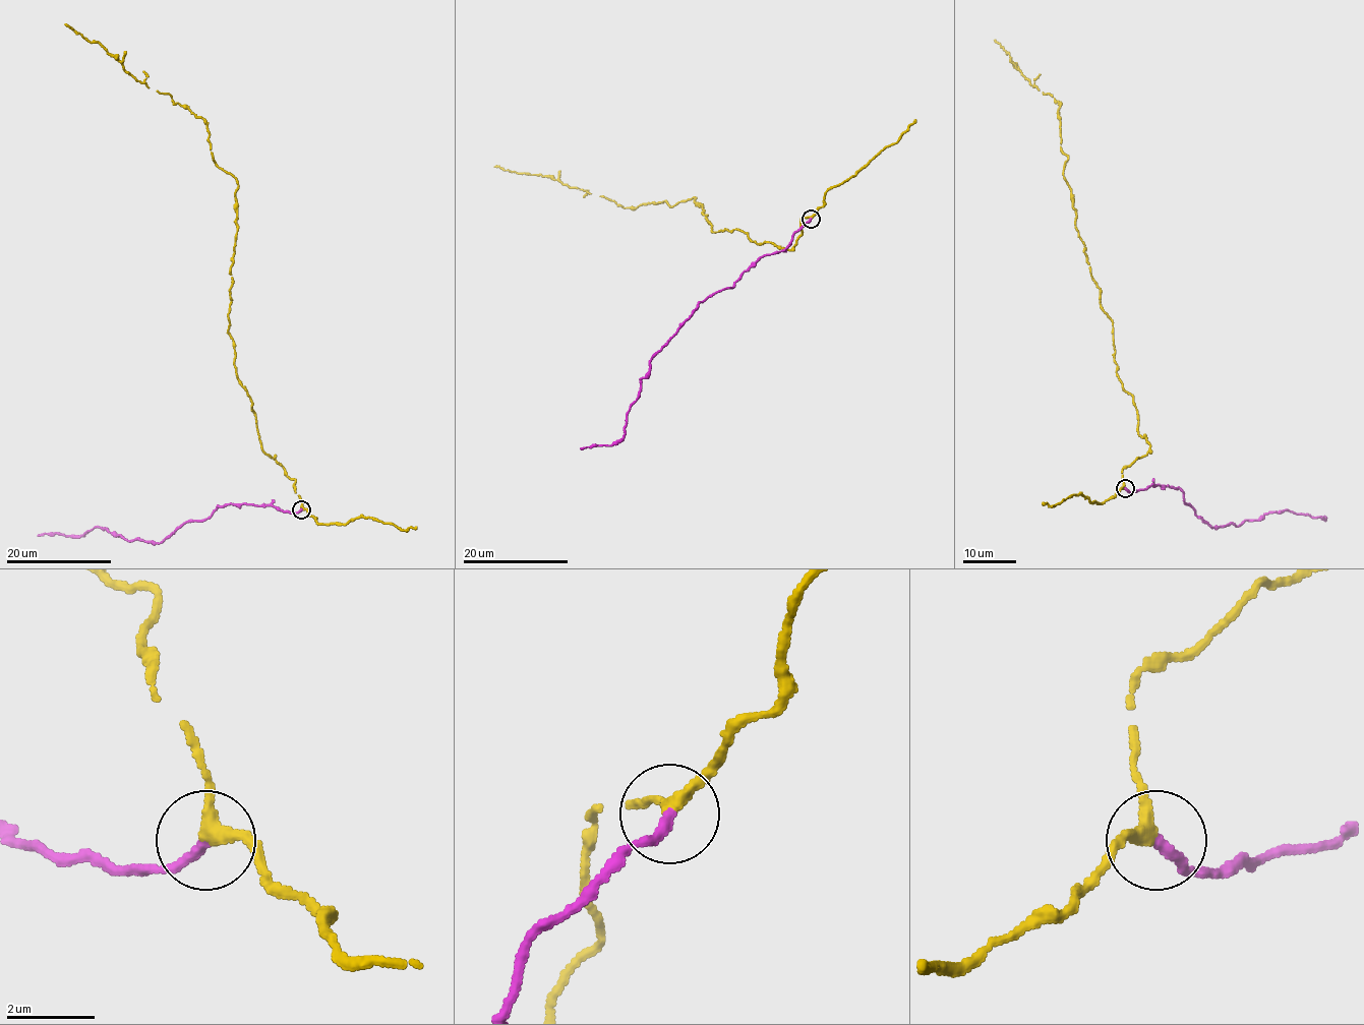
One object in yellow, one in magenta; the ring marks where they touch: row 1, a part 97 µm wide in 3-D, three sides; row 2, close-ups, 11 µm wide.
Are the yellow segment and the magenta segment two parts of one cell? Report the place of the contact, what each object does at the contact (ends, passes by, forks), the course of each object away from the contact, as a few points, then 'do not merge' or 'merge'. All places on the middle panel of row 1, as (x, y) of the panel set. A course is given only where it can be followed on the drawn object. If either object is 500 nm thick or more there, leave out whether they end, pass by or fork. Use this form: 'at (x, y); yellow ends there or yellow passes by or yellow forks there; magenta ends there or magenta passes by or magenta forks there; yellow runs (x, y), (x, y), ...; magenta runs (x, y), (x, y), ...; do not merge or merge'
at (811, 219); yellow passes by; magenta ends there; yellow runs (811, 218), (802, 218), (790, 250), (736, 229), (711, 231), (695, 198), (623, 207), (550, 176), (494, 167); magenta runs (811, 218), (785, 248), (763, 255), (731, 287), (707, 296), (652, 358), (625, 435), (610, 445), (580, 448); merge

